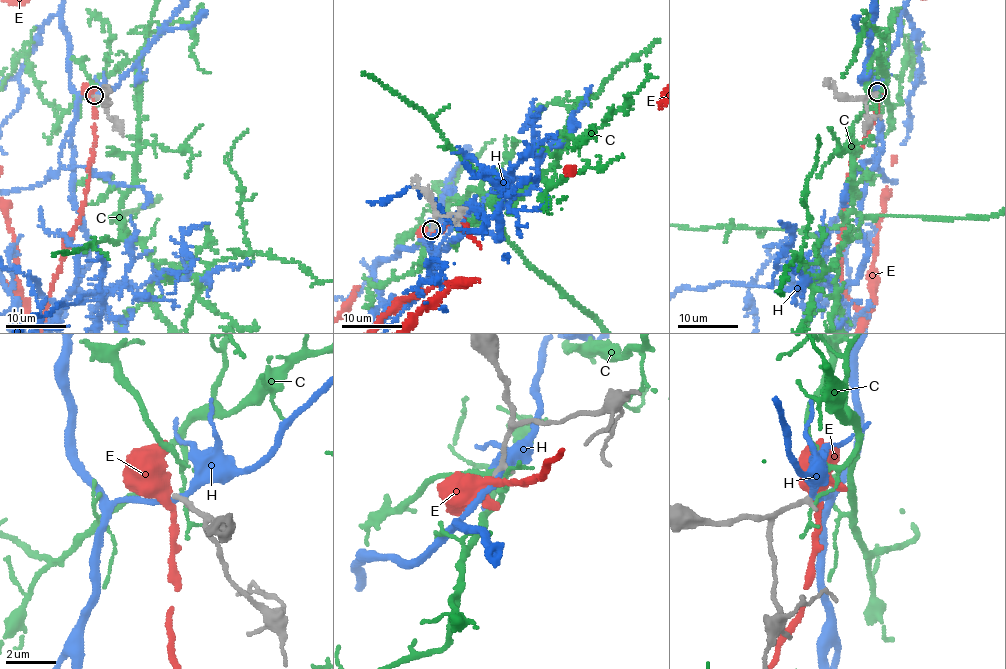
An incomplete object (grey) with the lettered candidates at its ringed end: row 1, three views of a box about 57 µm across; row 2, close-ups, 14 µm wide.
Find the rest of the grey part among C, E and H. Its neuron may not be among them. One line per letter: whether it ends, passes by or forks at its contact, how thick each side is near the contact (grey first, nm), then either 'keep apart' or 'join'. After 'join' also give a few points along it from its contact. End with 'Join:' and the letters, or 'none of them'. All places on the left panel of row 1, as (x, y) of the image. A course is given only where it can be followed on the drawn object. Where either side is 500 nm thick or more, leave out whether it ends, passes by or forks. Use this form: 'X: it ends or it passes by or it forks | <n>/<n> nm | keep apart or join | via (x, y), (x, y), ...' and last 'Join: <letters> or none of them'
C: it passes by | 240/120 nm | keep apart
E: it forks | 240/440 nm | keep apart
H: it passes by | 240/240 nm | keep apart
Join: none of them

